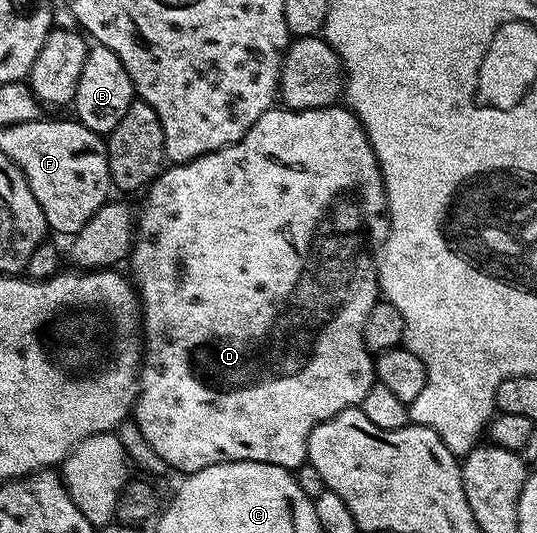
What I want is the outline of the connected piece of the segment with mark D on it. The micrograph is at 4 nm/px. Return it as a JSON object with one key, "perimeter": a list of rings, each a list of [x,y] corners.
{"perimeter":[[[336,104],[326,106],[320,110],[289,110],[286,108],[272,108],[245,132],[245,136],[240,142],[234,142],[231,146],[226,146],[220,150],[209,152],[200,158],[194,158],[192,162],[181,162],[171,164],[160,173],[159,177],[146,187],[145,195],[147,199],[143,202],[143,211],[138,211],[137,225],[133,230],[133,245],[129,253],[129,278],[133,283],[138,295],[141,307],[141,338],[145,345],[141,350],[141,365],[139,368],[139,393],[135,396],[133,407],[133,422],[139,425],[139,434],[147,441],[147,446],[164,462],[167,466],[172,466],[175,470],[180,470],[180,475],[186,476],[196,474],[201,468],[209,468],[213,464],[222,462],[264,462],[265,464],[277,464],[281,468],[295,472],[299,467],[307,462],[307,441],[309,432],[317,428],[325,420],[337,416],[342,410],[362,407],[365,400],[365,392],[377,381],[375,376],[375,358],[372,351],[367,349],[365,340],[365,320],[369,312],[374,308],[377,299],[380,297],[379,278],[377,277],[377,251],[387,241],[391,220],[387,216],[387,193],[383,183],[383,173],[379,167],[377,156],[369,144],[363,125],[359,123],[359,117],[348,110],[346,105]]]}

